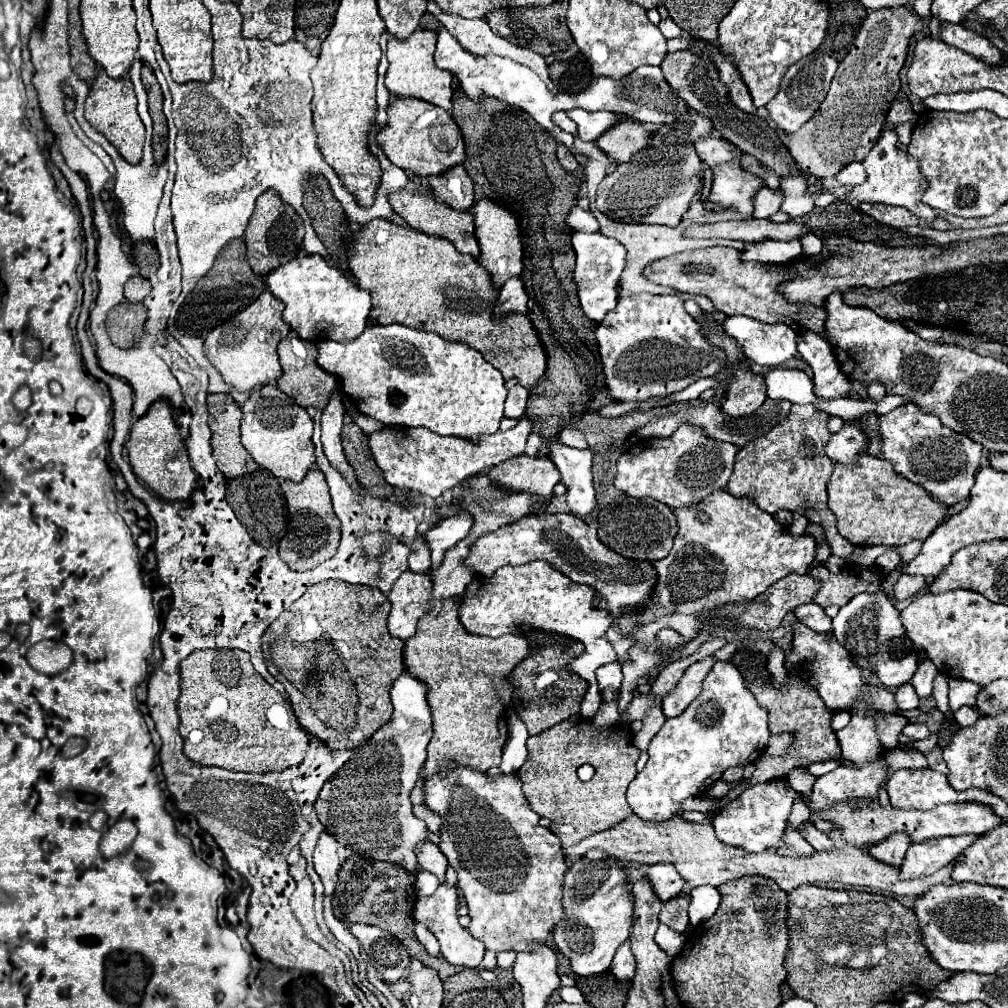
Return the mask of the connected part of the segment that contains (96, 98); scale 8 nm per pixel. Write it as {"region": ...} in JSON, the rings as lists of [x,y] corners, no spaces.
{"region":[[[103,72],[95,78],[91,84],[91,92],[85,100],[85,120],[101,132],[115,148],[121,152],[121,156],[129,164],[139,164],[143,156],[143,142],[145,142],[145,126],[137,114],[137,98],[133,92],[133,84],[125,78],[113,80],[105,76]]]}

